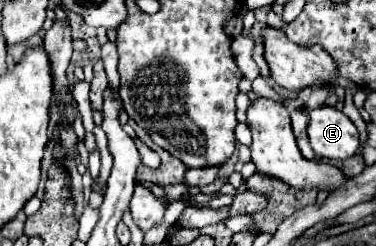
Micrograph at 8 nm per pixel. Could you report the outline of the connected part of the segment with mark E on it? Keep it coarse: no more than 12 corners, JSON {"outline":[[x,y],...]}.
{"outline":[[337,108],[309,112],[307,134],[319,158],[359,150],[355,124]]}

